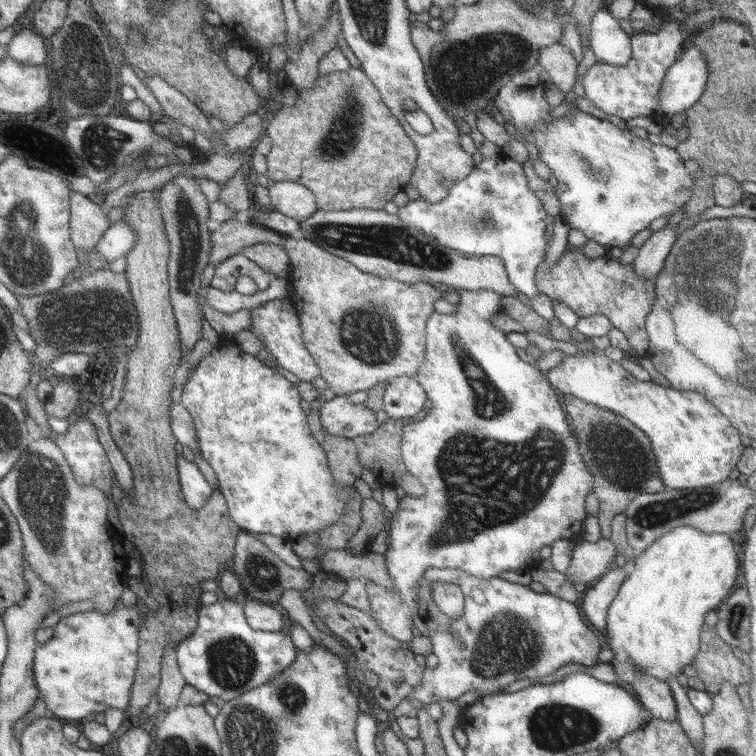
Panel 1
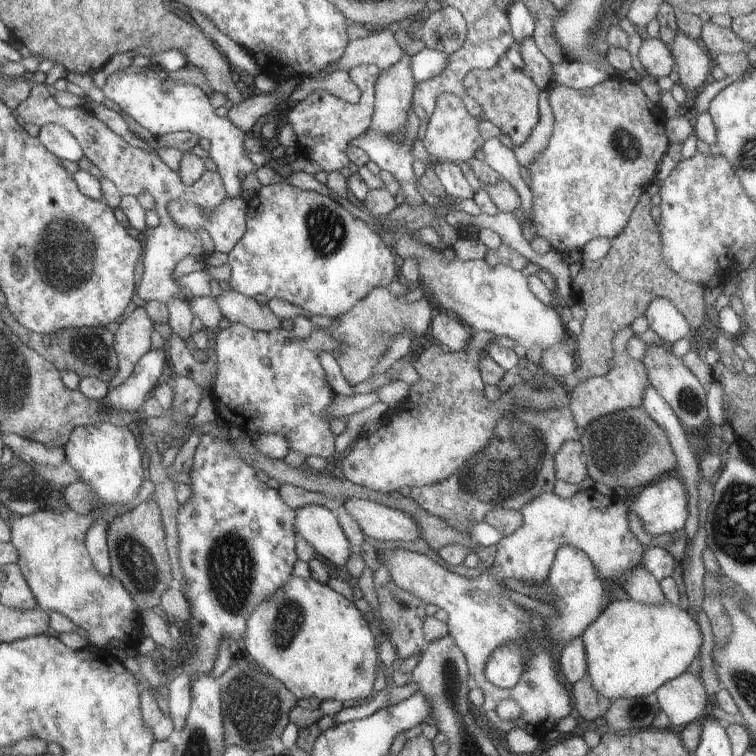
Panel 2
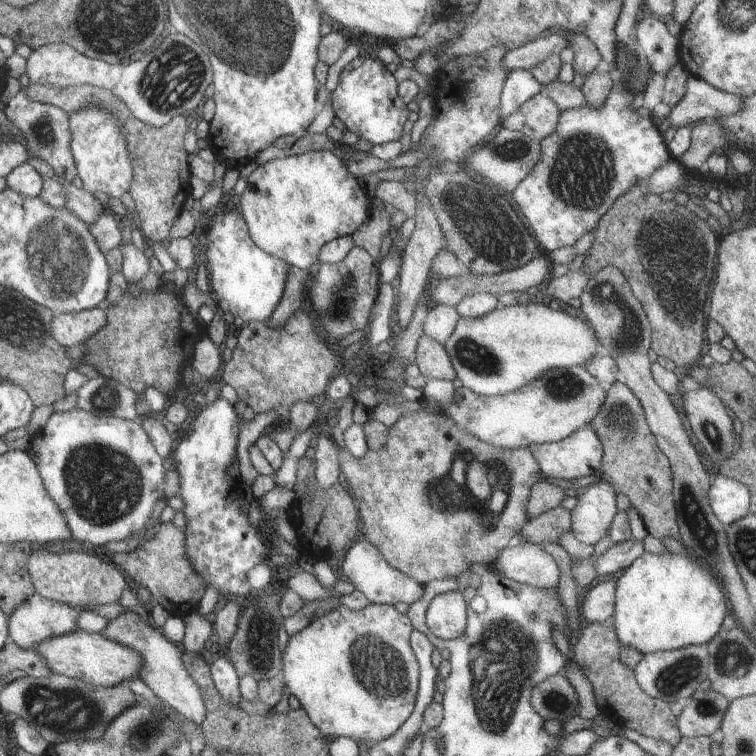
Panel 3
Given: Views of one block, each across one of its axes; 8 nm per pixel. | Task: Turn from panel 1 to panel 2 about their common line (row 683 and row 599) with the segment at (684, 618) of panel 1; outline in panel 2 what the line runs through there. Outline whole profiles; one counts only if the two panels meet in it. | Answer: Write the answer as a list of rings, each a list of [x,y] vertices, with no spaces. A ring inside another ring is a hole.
[[[629,598],[628,600],[612,601],[612,604],[608,604],[606,610],[594,620],[594,624],[590,624],[586,628],[582,636],[578,636],[570,644],[559,648],[558,662],[560,662],[564,678],[570,684],[578,682],[587,674],[594,690],[600,696],[611,701],[637,699],[654,695],[654,691],[657,691],[663,683],[684,674],[686,668],[700,654],[700,646],[702,646],[700,642],[702,642],[700,626],[680,606],[672,606],[670,601],[655,605],[642,604],[642,602]]]

